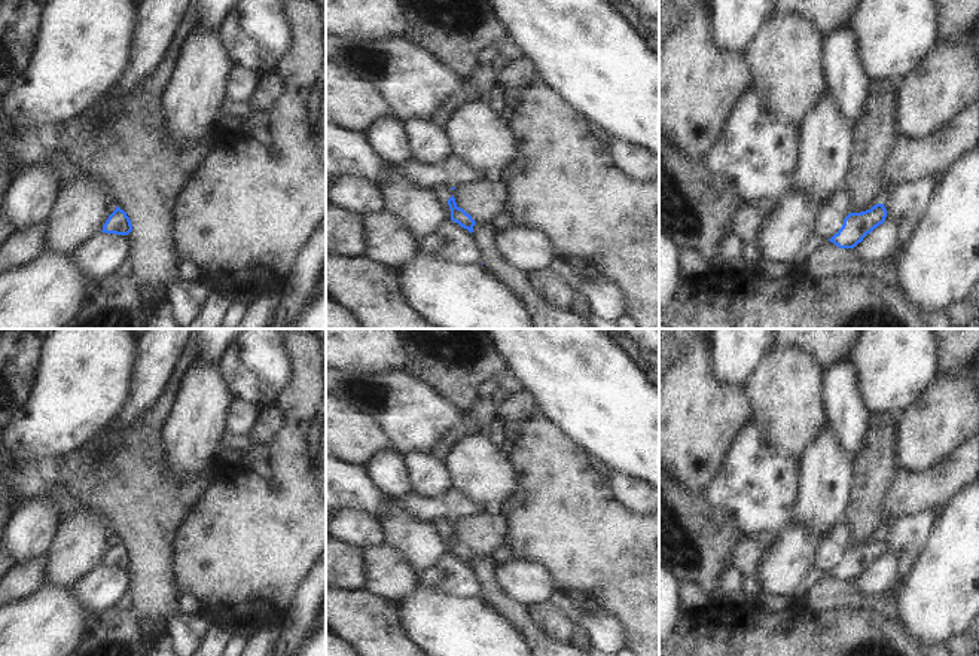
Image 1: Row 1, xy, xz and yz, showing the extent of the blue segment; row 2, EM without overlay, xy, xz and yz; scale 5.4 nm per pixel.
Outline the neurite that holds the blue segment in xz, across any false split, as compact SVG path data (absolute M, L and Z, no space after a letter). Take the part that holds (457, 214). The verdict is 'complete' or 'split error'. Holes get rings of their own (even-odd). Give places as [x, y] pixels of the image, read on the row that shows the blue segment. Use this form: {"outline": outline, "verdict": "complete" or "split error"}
{"outline": "M454 195L448 199L448 205L451 210L451 220L472 234L476 222L472 219L470 214L467 214L463 208L457 205Z", "verdict": "complete"}

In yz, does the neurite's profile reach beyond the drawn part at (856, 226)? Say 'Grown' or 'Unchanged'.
Unchanged

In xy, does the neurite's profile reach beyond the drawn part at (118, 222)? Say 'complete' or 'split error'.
complete

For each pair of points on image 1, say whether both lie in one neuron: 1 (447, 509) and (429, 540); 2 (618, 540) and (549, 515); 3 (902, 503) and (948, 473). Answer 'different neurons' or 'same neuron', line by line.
1: different neurons
2: same neuron
3: same neuron

